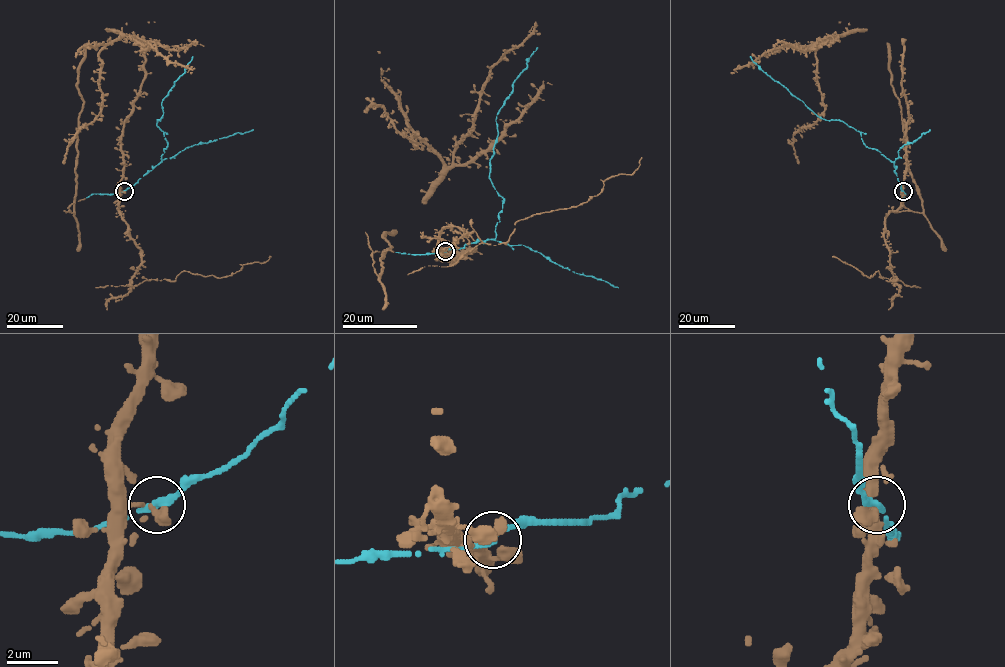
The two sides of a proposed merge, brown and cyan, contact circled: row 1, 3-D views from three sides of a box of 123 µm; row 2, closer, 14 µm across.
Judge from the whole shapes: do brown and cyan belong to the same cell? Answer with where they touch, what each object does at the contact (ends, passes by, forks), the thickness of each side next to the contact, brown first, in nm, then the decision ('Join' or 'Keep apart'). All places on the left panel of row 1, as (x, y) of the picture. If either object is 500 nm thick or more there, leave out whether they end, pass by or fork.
Place: (124, 191). At the ring brown ends. At the ring cyan passes by. Thickness 440 nm (brown) against 280 nm. Join

